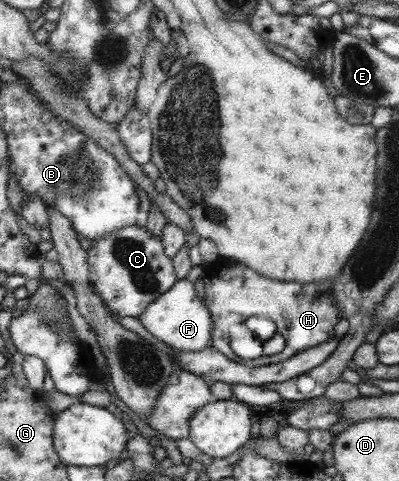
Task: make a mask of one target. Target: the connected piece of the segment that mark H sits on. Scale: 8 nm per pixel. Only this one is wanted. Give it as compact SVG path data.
M219 259L203 270L200 280L204 285L204 303L211 313L212 347L227 356L227 325L243 323L248 317L264 316L276 327L276 332L284 337L284 348L277 354L258 357L253 360L241 360L236 355L227 356L247 367L257 367L285 361L320 343L334 338L333 325L342 319L338 301L332 294L332 282L299 284L290 281L274 280L237 261Z

